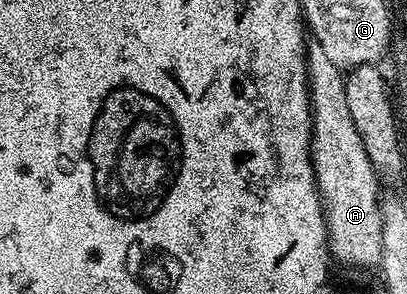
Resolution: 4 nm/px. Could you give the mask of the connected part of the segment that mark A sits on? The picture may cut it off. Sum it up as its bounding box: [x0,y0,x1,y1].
[306,41,383,267]

